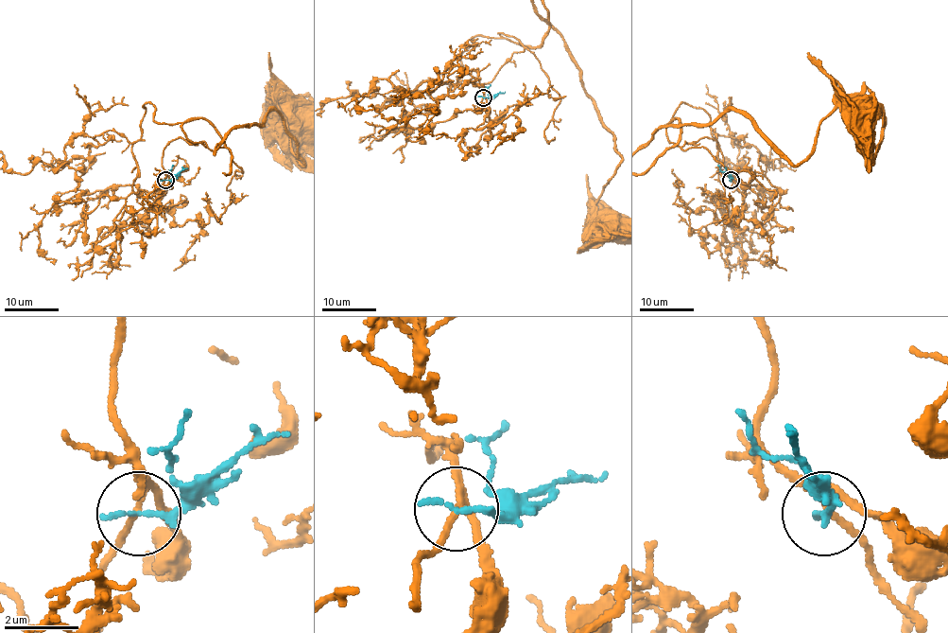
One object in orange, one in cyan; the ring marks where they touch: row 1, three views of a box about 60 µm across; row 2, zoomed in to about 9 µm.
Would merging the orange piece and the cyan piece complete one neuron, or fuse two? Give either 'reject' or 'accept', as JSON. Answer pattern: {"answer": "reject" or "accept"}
{"answer": "reject"}

